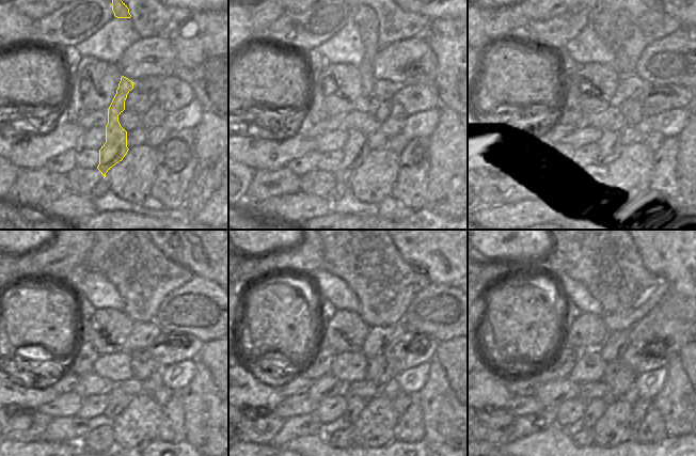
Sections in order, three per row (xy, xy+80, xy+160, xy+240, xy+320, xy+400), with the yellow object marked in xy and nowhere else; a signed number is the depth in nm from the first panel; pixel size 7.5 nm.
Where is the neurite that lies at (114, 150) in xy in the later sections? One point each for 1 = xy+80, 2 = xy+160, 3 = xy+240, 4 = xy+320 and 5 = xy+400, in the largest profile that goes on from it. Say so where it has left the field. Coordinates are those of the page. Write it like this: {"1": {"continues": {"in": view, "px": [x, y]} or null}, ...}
{"1": {"continues": {"in": "xy+80", "px": [367, 20]}}, "2": {"continues": {"in": "xy+160", "px": [594, 159]}}, "3": {"continues": {"in": "xy+240", "px": [117, 401]}}, "4": {"continues": {"in": "xy+320", "px": [356, 405]}}, "5": {"continues": {"in": "xy+400", "px": [595, 408]}}}

